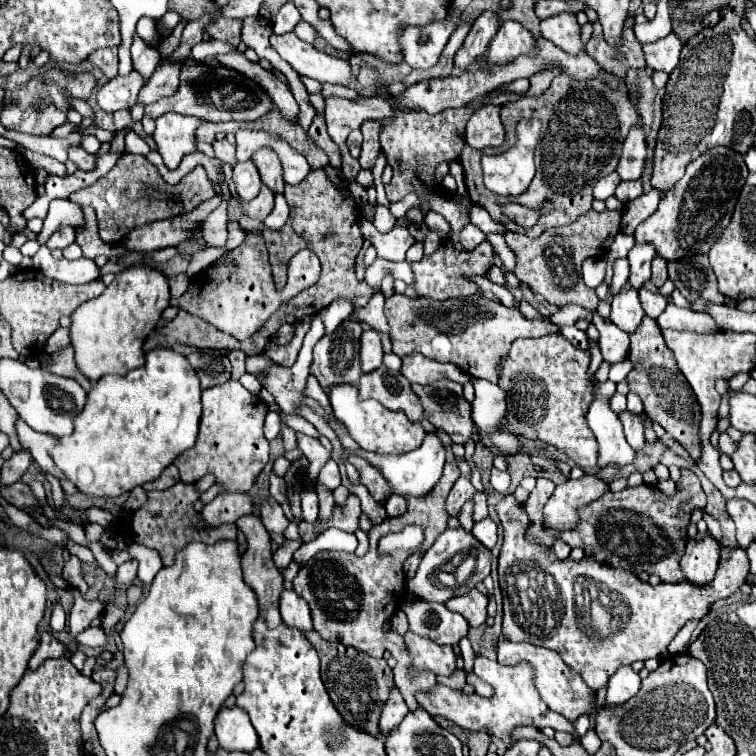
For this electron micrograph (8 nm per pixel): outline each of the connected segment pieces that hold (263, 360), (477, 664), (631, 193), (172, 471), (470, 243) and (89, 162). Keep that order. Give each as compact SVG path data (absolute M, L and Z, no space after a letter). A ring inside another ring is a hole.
M265 353L247 357L246 371L257 376L263 375L265 368L276 365Z
M477 656L474 659L473 672L495 688L495 696L493 698L481 698L476 693L465 695L460 691L437 684L429 692L417 692L419 706L423 710L427 710L431 716L445 716L445 718L453 720L457 726L461 726L465 730L485 730L485 732L493 732L497 738L501 738L505 742L507 748L511 748L509 734L519 724L535 726L535 728L557 726L557 730L569 732L571 736L575 736L573 722L569 722L567 718L563 718L557 712L551 712L549 706L539 696L539 692L537 692L537 688L533 684L533 670L531 670L529 664L523 662L519 666L501 666L498 661Z
M635 180L635 182L621 182L621 184L617 186L617 190L615 190L617 200L623 202L623 204L627 204L627 202L639 198L641 194L643 194L643 190L641 190L641 180Z
M171 464L171 466L167 466L167 468L163 470L163 474L161 474L157 480L153 480L153 482L149 482L149 484L143 484L143 490L145 490L145 492L151 492L151 490L167 490L167 488L171 488L175 482L179 482L179 470Z
M467 224L461 232L459 232L459 240L463 244L465 250L473 250L475 246L479 246L479 242L485 242L487 236L473 224Z
M73 146L69 150L69 160L77 164L79 170L95 170L95 164L98 156L90 154L79 146Z

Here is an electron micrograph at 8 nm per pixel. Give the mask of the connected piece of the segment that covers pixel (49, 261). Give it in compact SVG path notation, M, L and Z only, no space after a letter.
M41 246L41 250L33 256L33 268L39 268L49 278L61 280L65 284L87 284L101 278L101 270L97 264L89 258L77 258L77 260L55 260L49 252L49 248Z

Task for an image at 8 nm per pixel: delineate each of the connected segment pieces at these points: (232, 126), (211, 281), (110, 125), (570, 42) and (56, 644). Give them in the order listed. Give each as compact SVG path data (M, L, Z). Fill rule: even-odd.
M229 121L225 123L213 123L208 122L206 124L200 125L196 131L197 140L203 142L203 150L199 150L207 156L216 158L213 152L212 142L215 140L215 136L218 132L232 132L234 133L239 128L239 123L234 121Z
M247 234L245 240L231 250L229 256L221 258L219 262L207 266L197 276L191 278L187 292L181 298L171 298L171 306L179 310L187 310L193 316L199 316L221 332L231 334L237 340L251 338L281 303L297 296L301 290L313 286L319 280L319 258L311 250L297 252L288 263L288 278L283 290L275 288L271 268L269 268L269 254L265 248L265 240L261 234ZM231 264L235 270L231 270Z
M96 87L92 91L92 95L87 100L88 104L94 109L93 124L101 127L107 131L115 132L115 125L113 119L113 113L104 112L97 104L96 95L99 87Z
M559 14L547 20L541 20L541 36L551 40L555 46L565 50L567 54L585 52L585 44L581 40L581 26L573 14Z
M43 632L43 634L41 634L41 644L39 644L39 648L37 648L37 652L31 656L31 660L29 660L29 668L35 670L41 662L45 662L45 660L49 660L49 658L61 658L61 656L65 656L65 652L67 652L67 648L65 648L63 642L59 642L51 632Z

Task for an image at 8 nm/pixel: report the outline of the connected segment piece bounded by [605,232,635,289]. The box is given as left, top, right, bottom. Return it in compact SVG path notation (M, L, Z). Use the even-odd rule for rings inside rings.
M619 232L614 238L613 244L609 248L609 252L606 254L608 260L608 266L606 270L605 281L611 288L611 282L613 277L612 263L619 258L626 258L629 251L635 245L635 239L633 235L628 235L624 232Z

